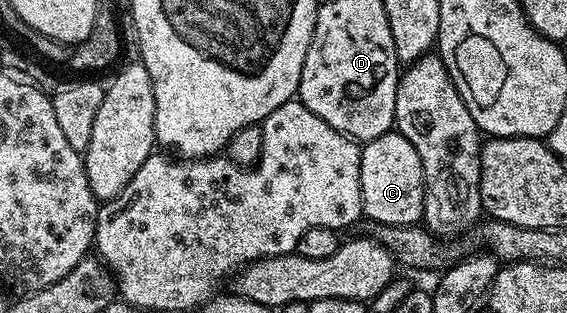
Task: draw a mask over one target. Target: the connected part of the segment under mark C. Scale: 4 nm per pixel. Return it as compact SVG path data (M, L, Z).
M390 131L360 149L360 193L363 215L373 224L419 225L424 219L424 171L418 150L402 133Z

